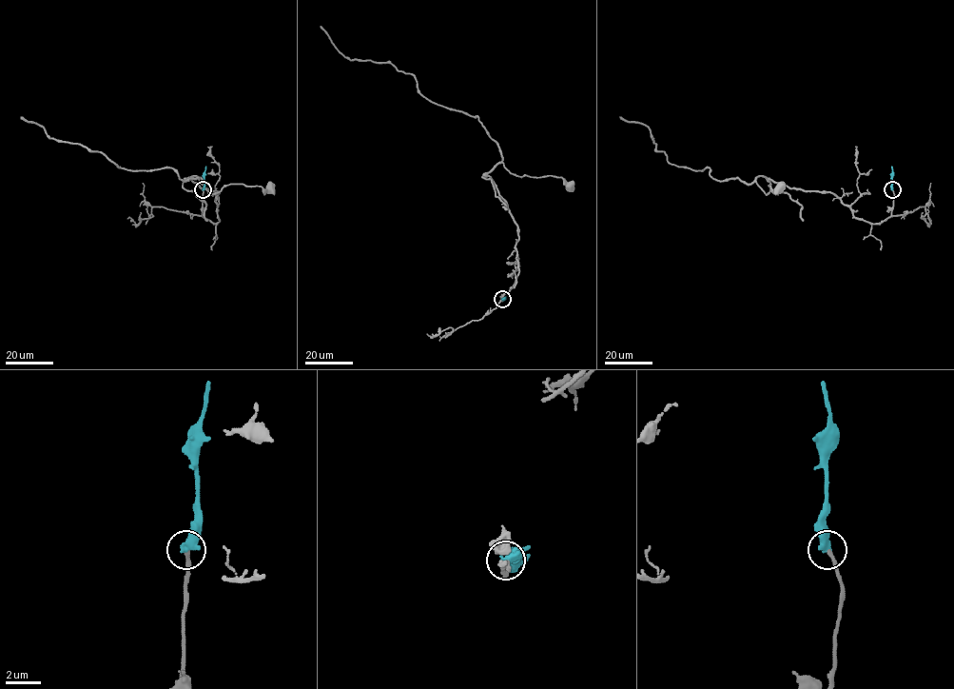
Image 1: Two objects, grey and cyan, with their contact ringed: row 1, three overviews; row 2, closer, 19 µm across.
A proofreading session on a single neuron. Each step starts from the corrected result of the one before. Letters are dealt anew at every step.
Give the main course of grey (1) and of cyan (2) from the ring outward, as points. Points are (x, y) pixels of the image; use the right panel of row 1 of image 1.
1: (892, 189), (891, 215), (869, 224), (831, 192), (756, 179), (766, 194), (770, 184), (779, 187)
2: (892, 189), (891, 167)

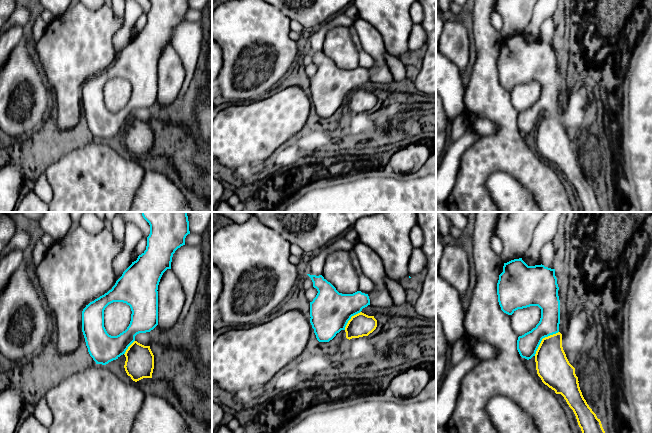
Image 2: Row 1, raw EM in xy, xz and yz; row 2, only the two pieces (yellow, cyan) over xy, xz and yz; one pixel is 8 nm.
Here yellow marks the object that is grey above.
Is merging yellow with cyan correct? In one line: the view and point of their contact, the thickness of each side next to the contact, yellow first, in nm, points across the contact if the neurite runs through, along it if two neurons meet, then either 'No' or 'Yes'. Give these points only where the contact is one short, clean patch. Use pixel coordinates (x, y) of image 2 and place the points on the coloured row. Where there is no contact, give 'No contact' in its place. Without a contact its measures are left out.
Touches yellow at yz (542, 339). Thickness 260 nm (yellow) against 170 nm. Path across: yz (552, 365), (546, 344), (542, 339), (527, 344). Yes

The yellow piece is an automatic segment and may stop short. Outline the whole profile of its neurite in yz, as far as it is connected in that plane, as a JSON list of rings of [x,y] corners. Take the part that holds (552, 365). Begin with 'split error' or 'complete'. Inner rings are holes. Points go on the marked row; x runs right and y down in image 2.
split error | [[[522,258],[504,263],[503,272],[497,283],[498,302],[501,310],[512,315],[516,310],[530,306],[541,309],[539,323],[531,331],[518,337],[517,350],[527,360],[535,357],[536,370],[542,382],[561,394],[573,410],[582,433],[605,433],[600,419],[587,404],[579,387],[575,368],[569,363],[562,347],[562,334],[559,332],[560,300],[555,269],[544,265],[528,266]]]

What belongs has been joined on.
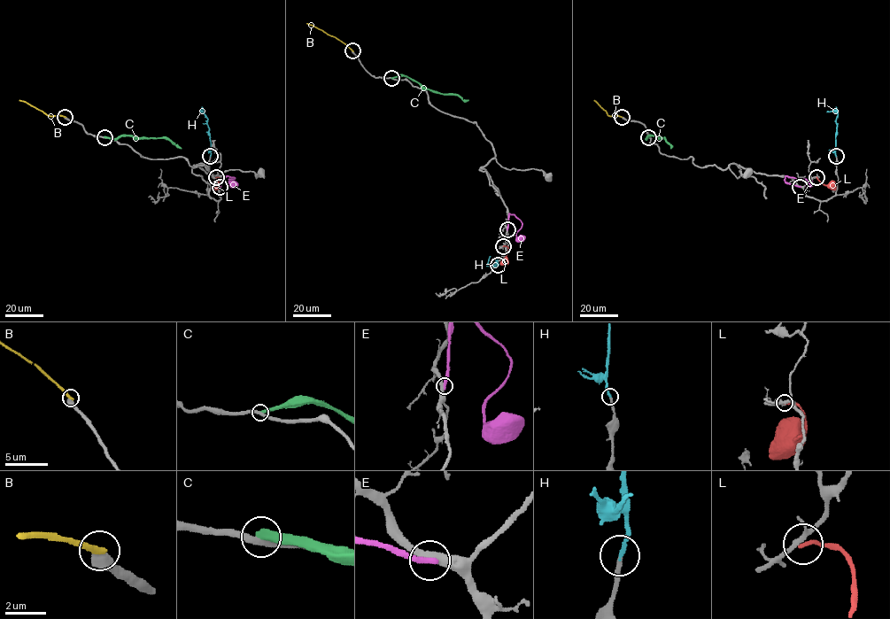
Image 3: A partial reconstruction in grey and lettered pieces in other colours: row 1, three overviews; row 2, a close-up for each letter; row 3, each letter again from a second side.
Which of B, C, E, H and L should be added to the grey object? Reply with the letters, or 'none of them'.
H

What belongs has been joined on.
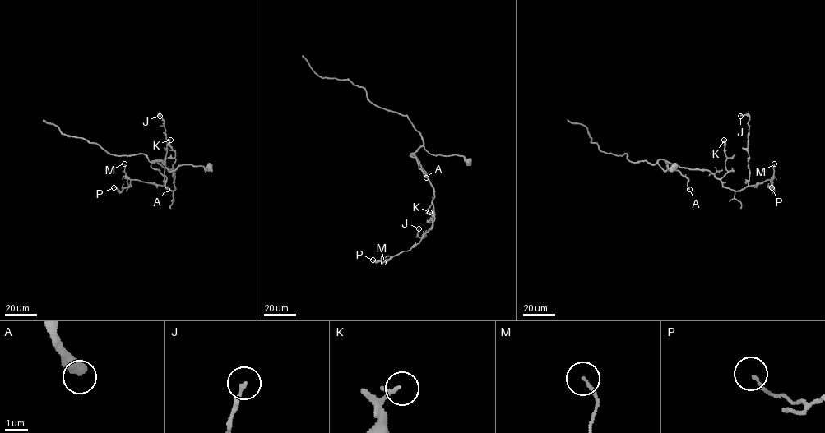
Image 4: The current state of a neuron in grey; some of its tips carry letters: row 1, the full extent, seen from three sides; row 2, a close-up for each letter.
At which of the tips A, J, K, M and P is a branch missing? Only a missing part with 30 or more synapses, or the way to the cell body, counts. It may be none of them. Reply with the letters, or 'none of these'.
A

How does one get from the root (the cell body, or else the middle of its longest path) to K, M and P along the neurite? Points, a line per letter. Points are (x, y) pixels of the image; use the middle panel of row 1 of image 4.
K: (468, 161), (461, 155), (430, 154), (424, 146), (413, 154), (433, 188), (432, 215), (435, 214), (429, 212)
M: (468, 161), (461, 155), (430, 154), (424, 146), (413, 154), (433, 188), (434, 219), (418, 243), (383, 262)
P: (468, 161), (430, 154), (424, 146), (413, 154), (433, 188), (434, 219), (410, 250), (373, 260)

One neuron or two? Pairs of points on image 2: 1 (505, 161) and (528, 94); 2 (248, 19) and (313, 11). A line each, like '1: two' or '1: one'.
1: two
2: two

